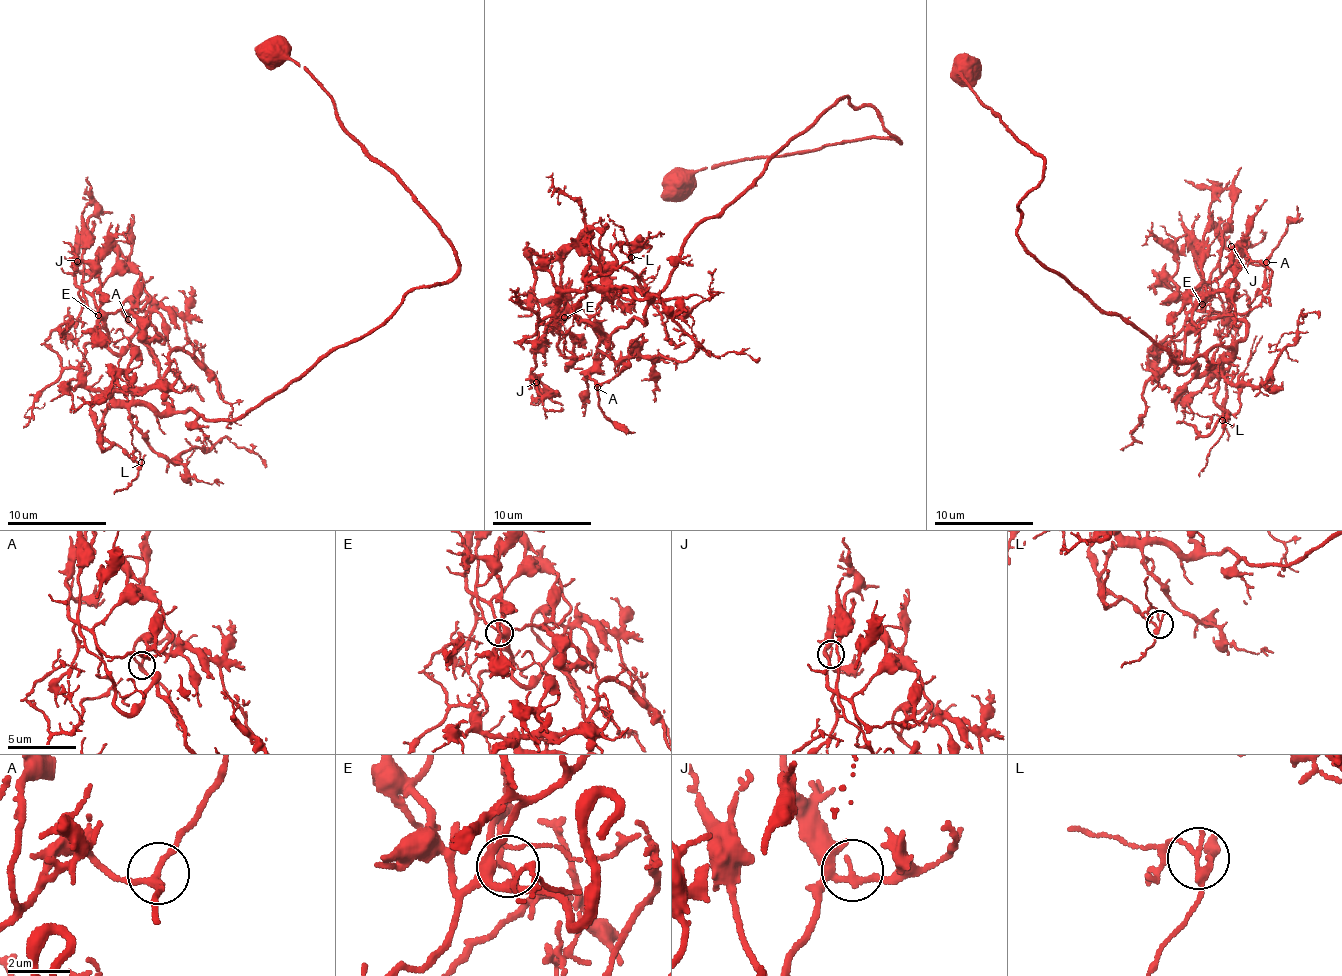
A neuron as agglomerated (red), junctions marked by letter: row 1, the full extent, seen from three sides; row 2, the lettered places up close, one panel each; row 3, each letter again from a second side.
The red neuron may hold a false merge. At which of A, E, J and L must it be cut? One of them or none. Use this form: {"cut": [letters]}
{"cut": []}

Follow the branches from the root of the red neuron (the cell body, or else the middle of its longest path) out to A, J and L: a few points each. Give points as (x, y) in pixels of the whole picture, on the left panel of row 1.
A: (272, 55), (457, 273), (226, 421), (167, 403), (140, 326), (113, 354), (105, 318), (128, 319)
J: (272, 55), (304, 65), (434, 222), (457, 273), (410, 290), (375, 331), (217, 422), (85, 385), (77, 261)
L: (272, 55), (304, 65), (434, 222), (457, 273), (234, 420), (116, 403), (99, 429), (141, 462)

